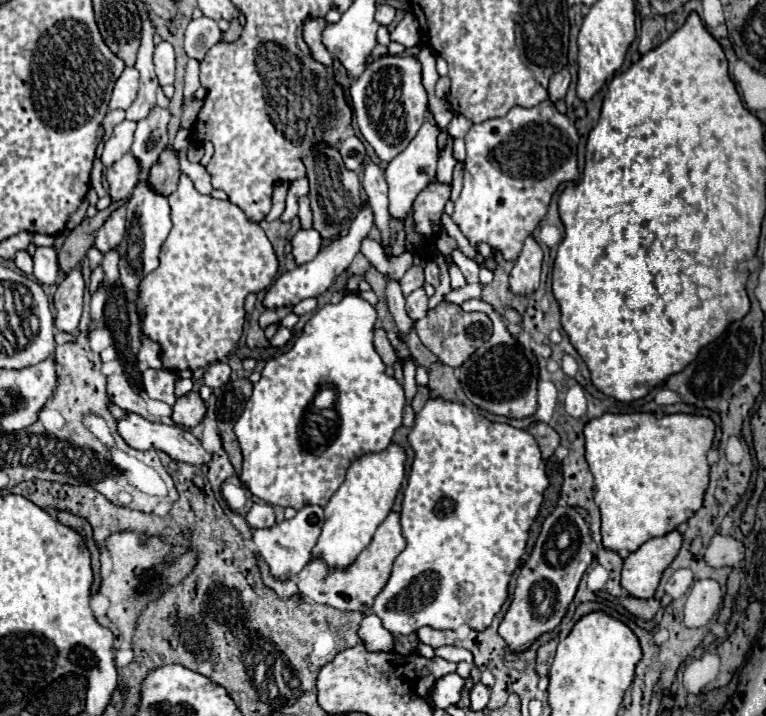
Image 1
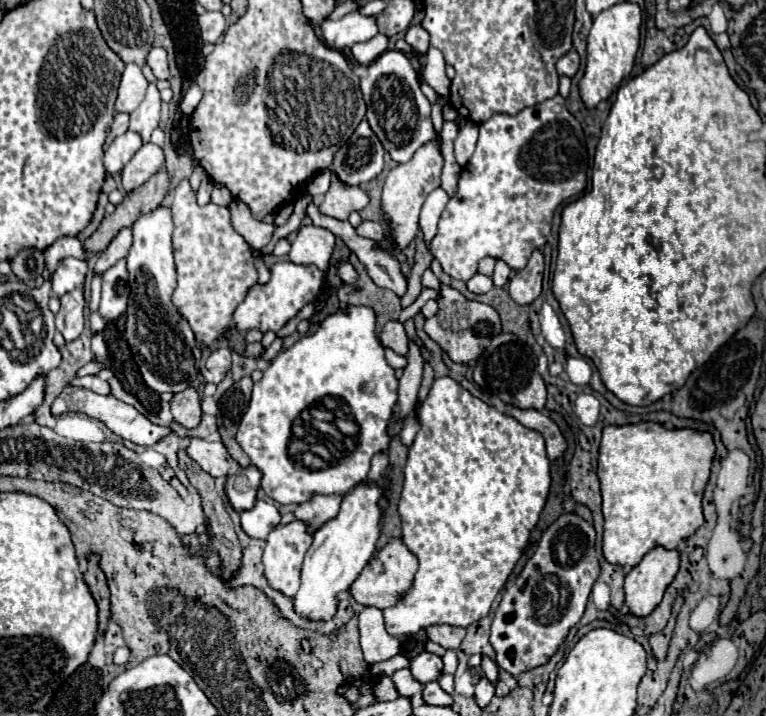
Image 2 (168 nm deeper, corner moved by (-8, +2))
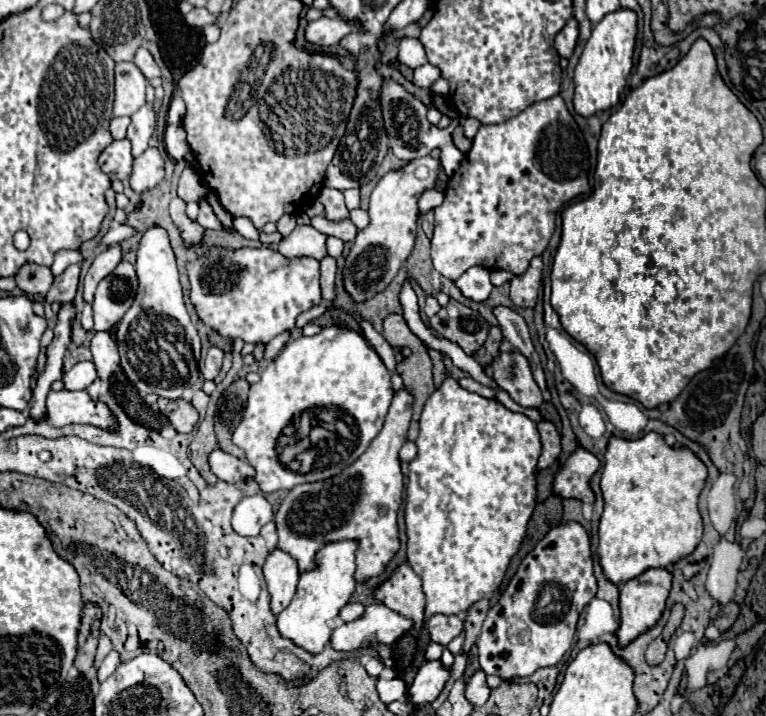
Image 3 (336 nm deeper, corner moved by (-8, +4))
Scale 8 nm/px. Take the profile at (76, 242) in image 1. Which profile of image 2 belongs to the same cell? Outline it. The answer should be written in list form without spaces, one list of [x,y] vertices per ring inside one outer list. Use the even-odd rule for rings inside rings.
[[[160,170],[146,184],[128,192],[124,196],[124,202],[116,206],[114,214],[104,216],[100,228],[88,240],[84,240],[84,250],[88,254],[102,252],[120,228],[132,226],[142,212],[158,208],[166,198],[166,190],[170,190],[170,174],[166,170]]]

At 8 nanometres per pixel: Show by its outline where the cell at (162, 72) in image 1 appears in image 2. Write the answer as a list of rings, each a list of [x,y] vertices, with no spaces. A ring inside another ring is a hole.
[[[160,46],[152,48],[146,62],[148,62],[148,66],[152,68],[152,72],[154,72],[154,76],[156,76],[158,80],[168,80],[168,78],[170,78],[170,70],[168,70],[168,54],[164,52],[164,48],[160,48]]]

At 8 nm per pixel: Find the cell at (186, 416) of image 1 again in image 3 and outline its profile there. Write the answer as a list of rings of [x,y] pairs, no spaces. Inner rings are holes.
[[[158,398],[158,408],[170,420],[170,424],[176,428],[176,432],[184,432],[184,434],[192,432],[198,422],[198,412],[190,402]]]

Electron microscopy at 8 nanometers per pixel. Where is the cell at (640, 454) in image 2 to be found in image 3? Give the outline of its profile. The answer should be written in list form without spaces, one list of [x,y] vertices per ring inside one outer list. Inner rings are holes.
[[[648,432],[640,440],[610,438],[602,468],[600,488],[604,509],[598,532],[598,558],[604,576],[612,584],[628,582],[648,568],[668,568],[692,554],[702,538],[702,518],[698,512],[698,496],[706,482],[706,466],[686,448],[670,448],[656,432]]]

